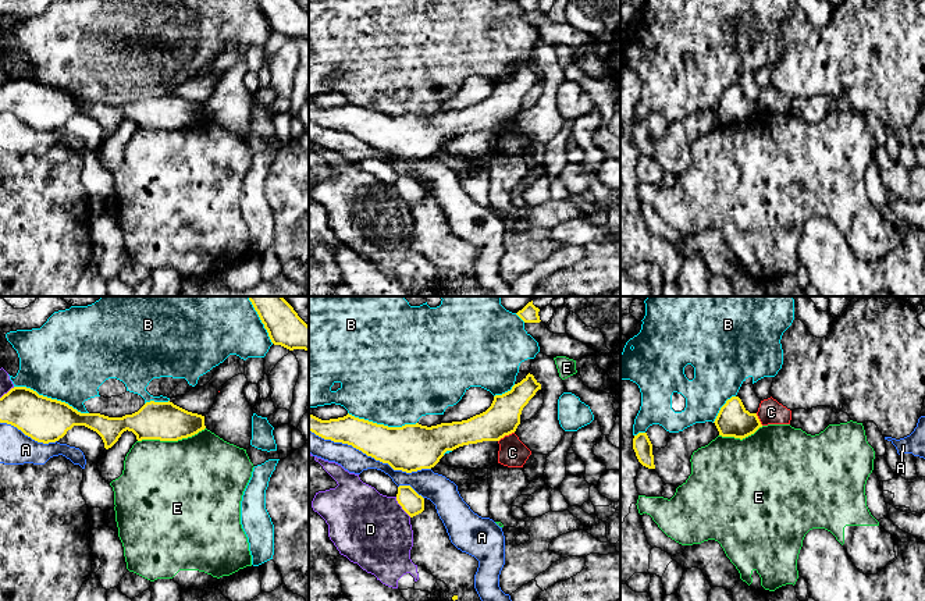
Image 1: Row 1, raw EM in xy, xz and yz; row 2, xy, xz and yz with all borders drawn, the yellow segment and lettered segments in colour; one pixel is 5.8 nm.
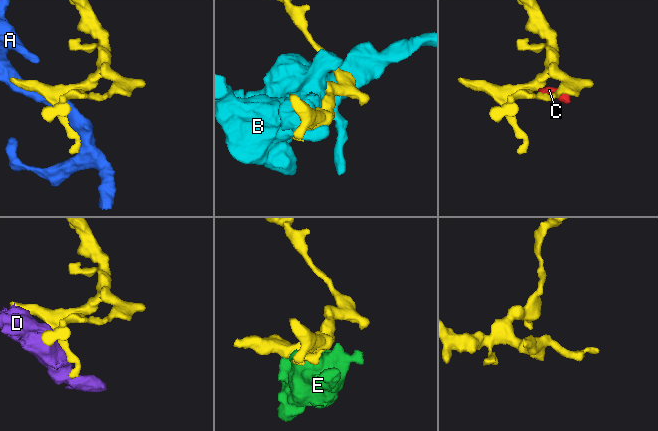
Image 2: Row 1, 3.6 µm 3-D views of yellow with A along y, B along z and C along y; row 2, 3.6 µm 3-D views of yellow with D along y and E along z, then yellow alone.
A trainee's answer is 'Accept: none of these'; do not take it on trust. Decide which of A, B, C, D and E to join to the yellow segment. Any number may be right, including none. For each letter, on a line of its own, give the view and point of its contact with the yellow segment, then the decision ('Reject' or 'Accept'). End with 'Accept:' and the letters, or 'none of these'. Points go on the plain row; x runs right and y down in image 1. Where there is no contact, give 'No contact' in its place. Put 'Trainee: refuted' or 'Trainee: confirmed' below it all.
A: Touches yellow at xz (370, 143). Reject
B: Touches yellow at xy (50, 86). Reject
C: Touches yellow at xz (505, 123). Reject
D: Touches yellow at xz (401, 194). Reject
E: Touches yellow at xy (171, 128). Reject
Accept: none of these
Trainee: confirmed

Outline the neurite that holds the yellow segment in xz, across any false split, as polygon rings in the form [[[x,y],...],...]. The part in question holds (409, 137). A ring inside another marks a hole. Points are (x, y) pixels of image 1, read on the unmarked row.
[[[527,63],[510,79],[495,83],[491,95],[467,109],[437,114],[405,113],[388,115],[346,103],[321,109],[309,103],[309,120],[352,134],[367,145],[406,161],[434,156],[447,139],[483,129],[499,129],[516,120],[529,89],[541,78],[533,63]]]

